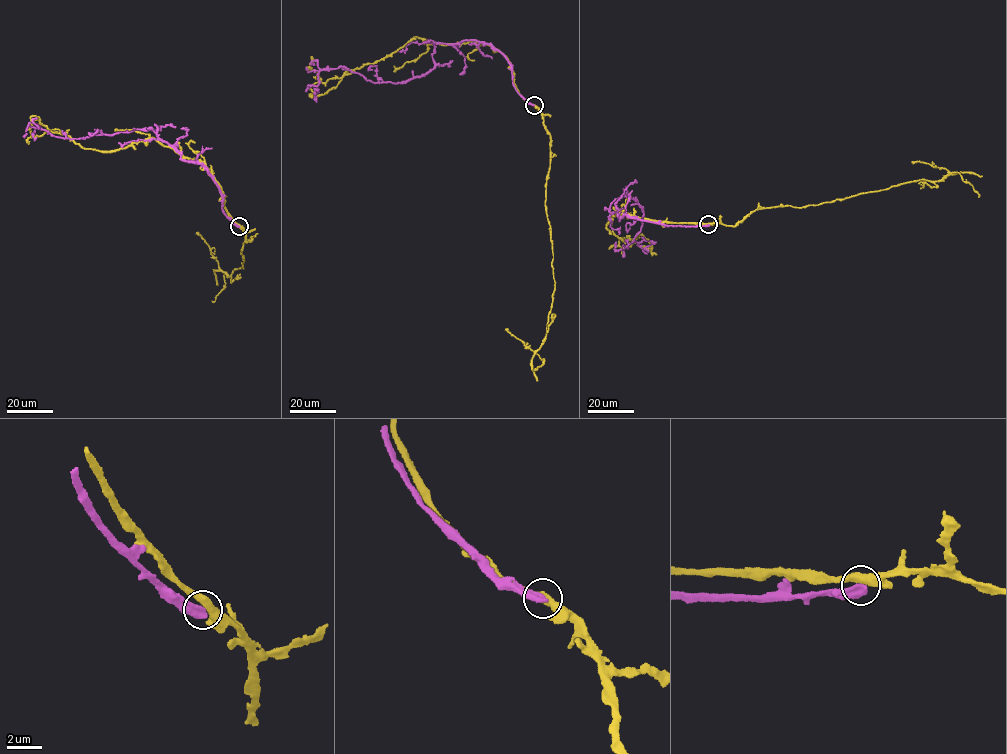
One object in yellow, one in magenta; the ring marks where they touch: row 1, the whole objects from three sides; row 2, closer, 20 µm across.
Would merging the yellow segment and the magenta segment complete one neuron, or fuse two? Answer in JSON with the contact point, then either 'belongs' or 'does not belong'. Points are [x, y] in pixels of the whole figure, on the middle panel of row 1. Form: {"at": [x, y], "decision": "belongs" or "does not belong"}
{"at": [534, 105], "decision": "does not belong"}

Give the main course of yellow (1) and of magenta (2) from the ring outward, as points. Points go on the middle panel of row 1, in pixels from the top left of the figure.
1: (534, 105), (519, 92), (506, 56), (482, 42), (442, 45), (414, 37), (380, 60), (323, 82), (306, 67)
2: (534, 105), (505, 55), (471, 40), (434, 43), (434, 67), (405, 81), (338, 66), (319, 89)

